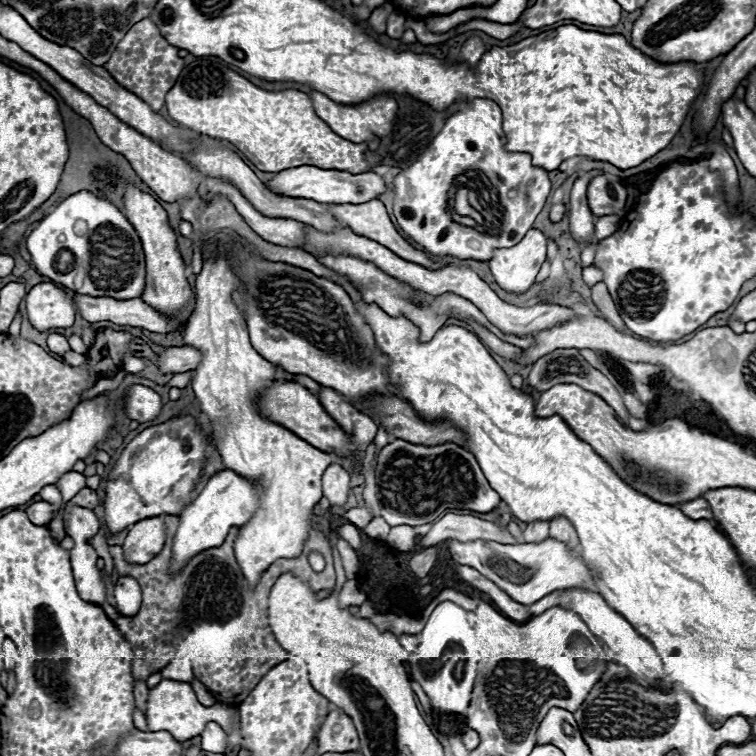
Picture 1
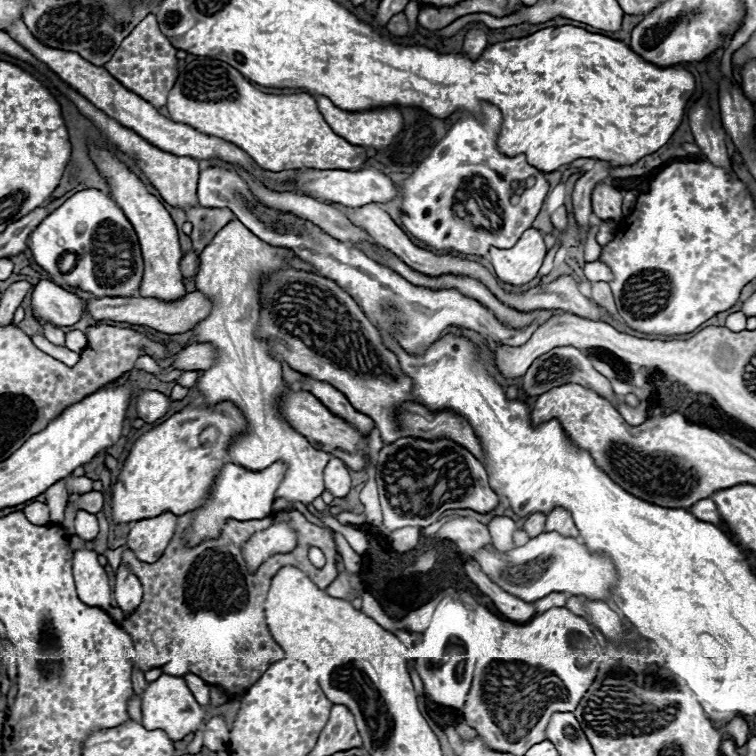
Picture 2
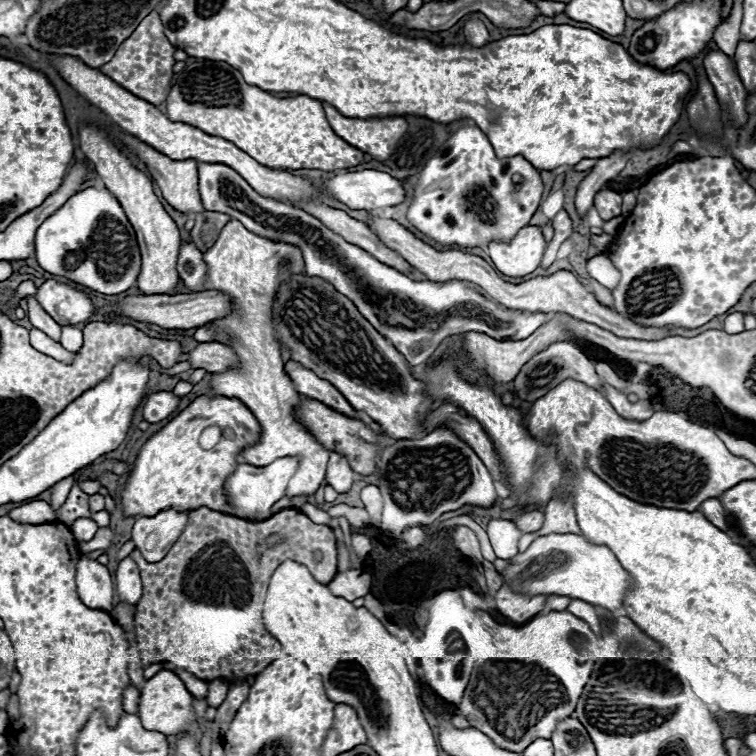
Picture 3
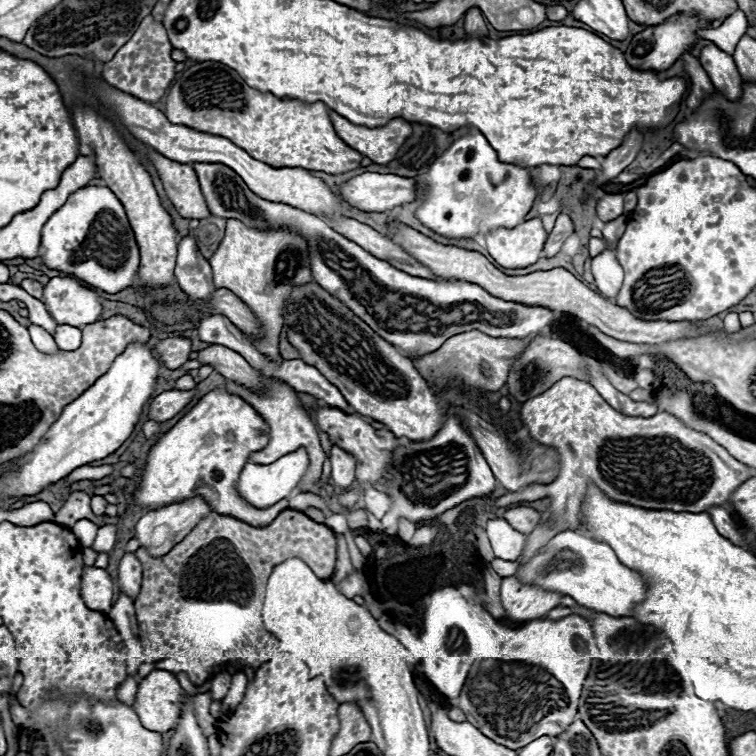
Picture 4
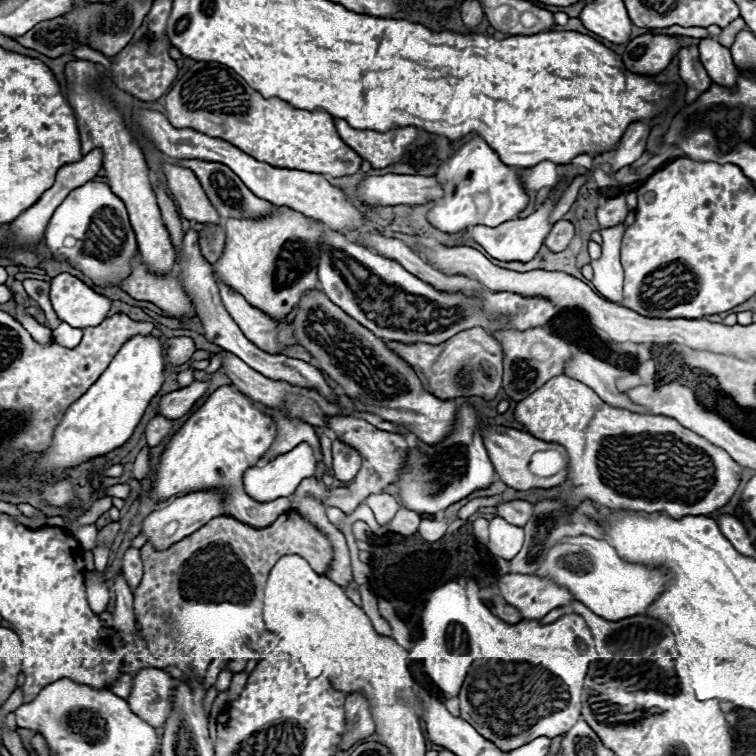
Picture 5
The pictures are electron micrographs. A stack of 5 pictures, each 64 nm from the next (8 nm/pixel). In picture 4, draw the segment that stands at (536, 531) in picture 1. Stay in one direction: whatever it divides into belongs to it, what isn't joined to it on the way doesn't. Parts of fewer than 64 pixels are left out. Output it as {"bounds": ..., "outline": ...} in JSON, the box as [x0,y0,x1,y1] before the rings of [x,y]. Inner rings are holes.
{"bounds":[504,506,540,534],"outline":[[[526,506],[508,508],[504,518],[512,524],[512,528],[516,528],[522,534],[532,532],[540,524],[540,514],[534,508],[526,508]]]}

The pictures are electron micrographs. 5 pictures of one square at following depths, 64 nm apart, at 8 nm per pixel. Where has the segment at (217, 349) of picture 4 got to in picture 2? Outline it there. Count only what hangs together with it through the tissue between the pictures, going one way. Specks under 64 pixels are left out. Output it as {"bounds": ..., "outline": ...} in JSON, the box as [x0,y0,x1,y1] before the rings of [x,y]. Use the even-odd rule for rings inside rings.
{"bounds":[172,344,214,370],"outline":[[[188,344],[172,356],[172,364],[178,370],[206,370],[214,362],[214,348],[208,344]]]}

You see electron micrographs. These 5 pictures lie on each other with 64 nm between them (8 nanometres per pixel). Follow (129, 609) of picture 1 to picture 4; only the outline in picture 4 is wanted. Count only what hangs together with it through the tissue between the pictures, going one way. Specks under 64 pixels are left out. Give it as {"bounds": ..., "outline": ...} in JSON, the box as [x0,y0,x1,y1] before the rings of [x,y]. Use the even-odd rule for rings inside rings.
{"bounds":[118,554,142,598],"outline":[[[126,554],[120,560],[120,566],[118,566],[120,590],[126,596],[136,598],[138,592],[140,592],[140,582],[142,582],[142,566],[140,566],[140,562],[138,562],[138,558],[134,554]]]}

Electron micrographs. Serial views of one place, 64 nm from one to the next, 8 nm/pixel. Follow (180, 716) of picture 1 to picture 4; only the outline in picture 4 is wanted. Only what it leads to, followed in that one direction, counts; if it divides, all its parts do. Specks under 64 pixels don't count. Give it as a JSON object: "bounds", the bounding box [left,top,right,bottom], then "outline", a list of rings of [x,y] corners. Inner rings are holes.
{"bounds":[134,670,186,732],"outline":[[[154,670],[138,684],[138,694],[134,700],[134,712],[140,716],[144,728],[154,732],[170,732],[176,728],[186,692],[168,670]]]}

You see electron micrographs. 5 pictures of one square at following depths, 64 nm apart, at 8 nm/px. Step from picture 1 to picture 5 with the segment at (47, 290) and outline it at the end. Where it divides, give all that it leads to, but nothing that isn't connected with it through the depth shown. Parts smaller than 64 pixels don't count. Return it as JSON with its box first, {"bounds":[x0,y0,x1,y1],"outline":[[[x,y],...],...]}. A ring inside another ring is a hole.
{"bounds":[50,274,110,328],"outline":[[[58,274],[50,282],[50,302],[62,322],[74,328],[98,326],[110,310],[110,300],[70,274]]]}

